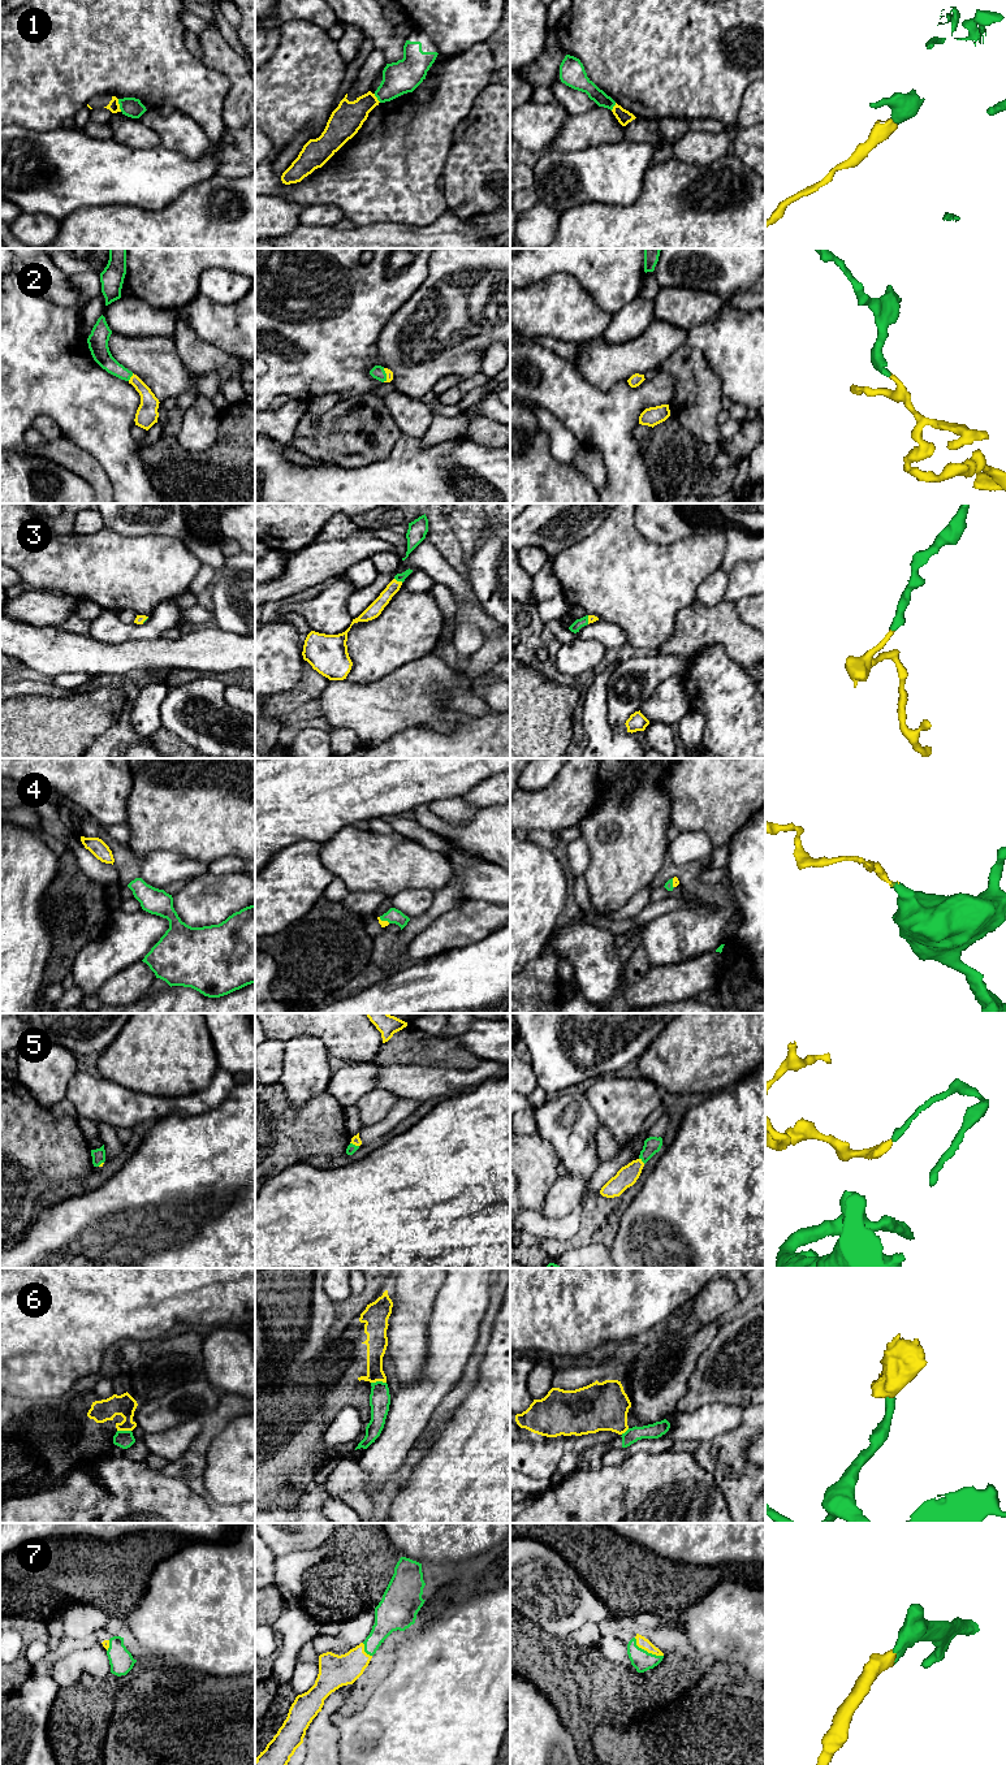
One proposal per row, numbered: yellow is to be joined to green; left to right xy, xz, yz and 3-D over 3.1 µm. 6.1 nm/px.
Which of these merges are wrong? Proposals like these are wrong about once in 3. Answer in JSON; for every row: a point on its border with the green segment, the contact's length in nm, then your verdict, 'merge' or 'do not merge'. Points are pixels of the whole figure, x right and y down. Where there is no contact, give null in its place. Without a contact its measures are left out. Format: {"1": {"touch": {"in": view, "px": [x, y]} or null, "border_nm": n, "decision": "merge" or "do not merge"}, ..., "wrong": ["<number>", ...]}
{"1": {"touch": {"in": "xy", "px": [120, 106]}, "border_nm": 80, "decision": "do not merge"}, "2": {"touch": {"in": "xy", "px": [130, 376]}, "border_nm": 60, "decision": "merge"}, "3": {"touch": {"in": "xz", "px": [398, 580]}, "border_nm": 60, "decision": "merge"}, "4": {"touch": {"in": "xz", "px": [384, 920]}, "border_nm": 80, "decision": "merge"}, "5": {"touch": {"in": "yz", "px": [642, 1160]}, "border_nm": 50, "decision": "merge"}, "6": {"touch": {"in": "xz", "px": [378, 1381]}, "border_nm": 100, "decision": "do not merge"}, "7": {"touch": {"in": "yz", "px": [646, 1651]}, "border_nm": 220, "decision": "merge"}, "wrong": ["1", "6"]}

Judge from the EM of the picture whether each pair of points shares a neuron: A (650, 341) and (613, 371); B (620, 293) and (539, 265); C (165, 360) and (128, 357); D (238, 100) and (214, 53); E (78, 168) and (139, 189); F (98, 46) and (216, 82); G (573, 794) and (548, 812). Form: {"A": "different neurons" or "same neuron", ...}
{"A": "same neuron", "B": "same neuron", "C": "same neuron", "D": "same neuron", "E": "same neuron", "F": "same neuron", "G": "same neuron"}

